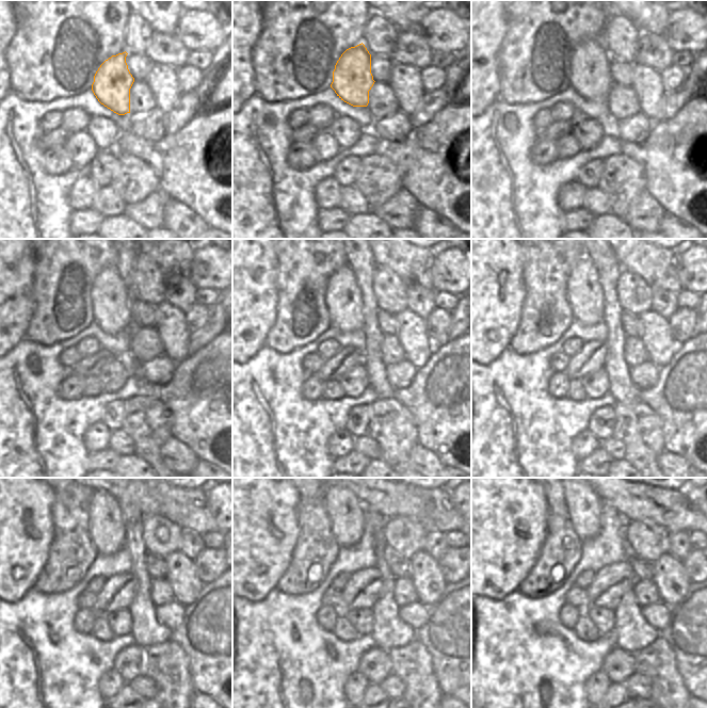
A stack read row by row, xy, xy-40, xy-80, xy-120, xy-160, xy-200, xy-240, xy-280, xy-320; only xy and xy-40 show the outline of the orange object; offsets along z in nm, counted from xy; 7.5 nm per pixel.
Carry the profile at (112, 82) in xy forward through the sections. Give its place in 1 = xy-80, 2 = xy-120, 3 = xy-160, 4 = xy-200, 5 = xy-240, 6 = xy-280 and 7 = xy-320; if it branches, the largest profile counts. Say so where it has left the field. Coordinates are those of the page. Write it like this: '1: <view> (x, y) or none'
1: xy-80 (590, 76)
2: xy-120 (110, 296)
3: xy-160 (343, 299)
4: xy-200 (584, 293)
5: xy-240 (107, 530)
6: xy-280 (347, 514)
7: xy-320 (583, 505)

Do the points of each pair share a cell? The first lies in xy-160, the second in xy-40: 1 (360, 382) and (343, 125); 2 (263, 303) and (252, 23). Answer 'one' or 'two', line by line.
1: one
2: one

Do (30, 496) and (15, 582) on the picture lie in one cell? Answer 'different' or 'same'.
same

